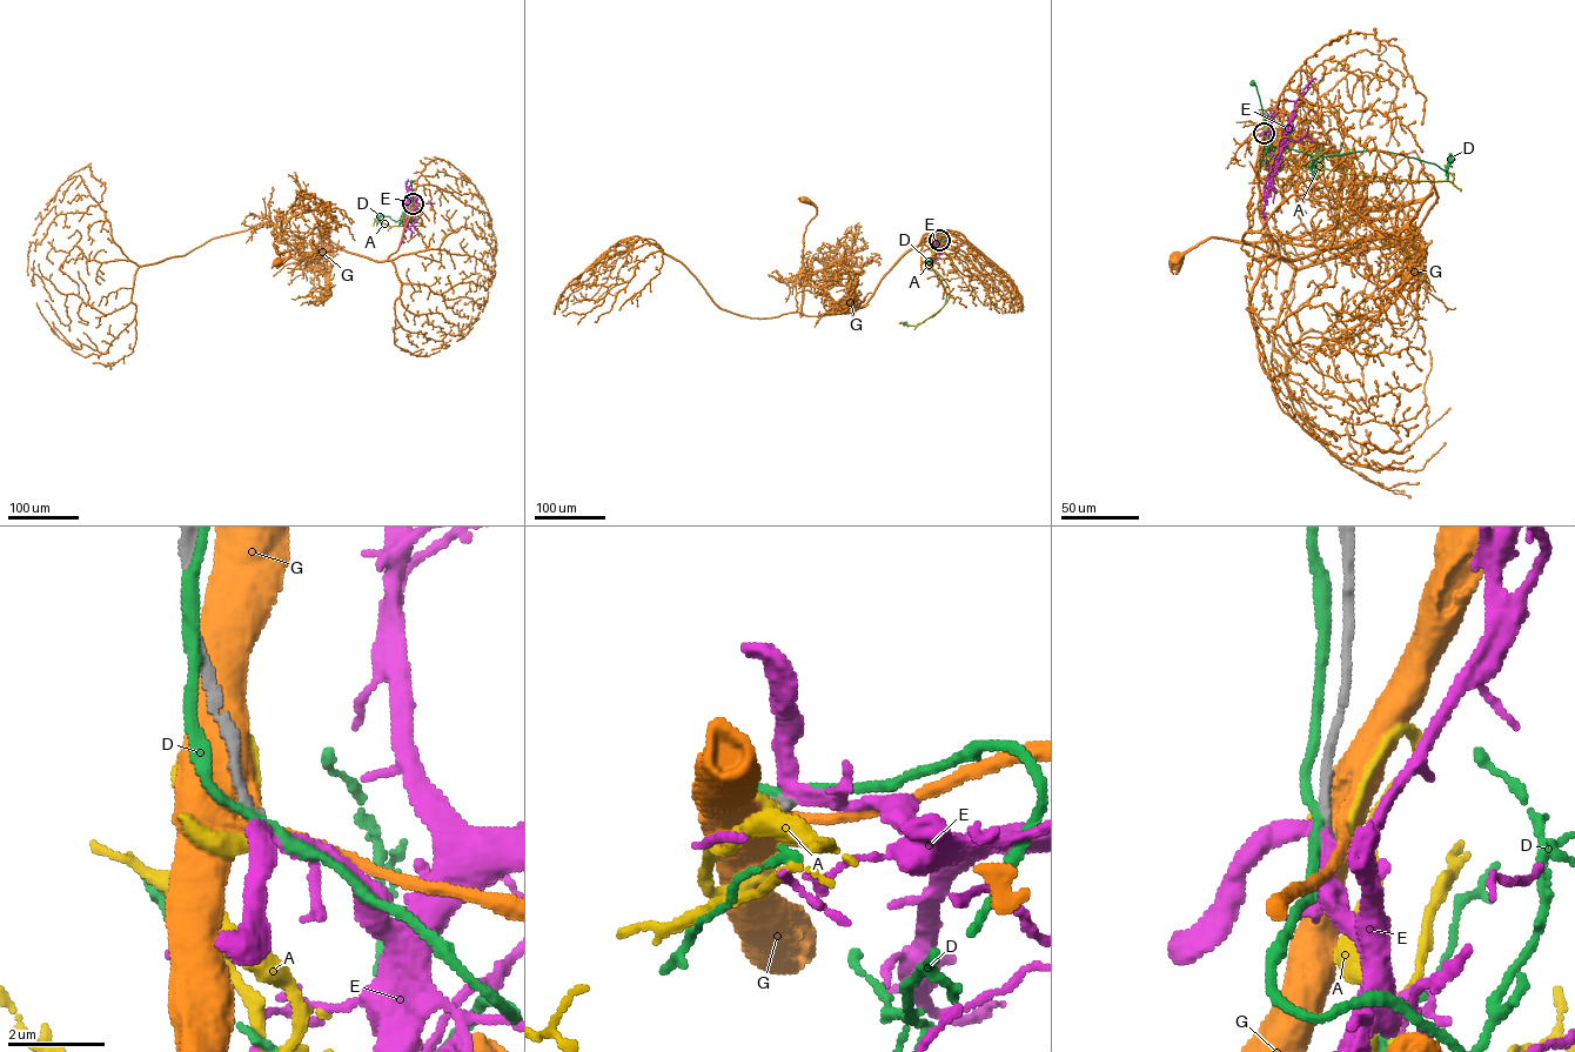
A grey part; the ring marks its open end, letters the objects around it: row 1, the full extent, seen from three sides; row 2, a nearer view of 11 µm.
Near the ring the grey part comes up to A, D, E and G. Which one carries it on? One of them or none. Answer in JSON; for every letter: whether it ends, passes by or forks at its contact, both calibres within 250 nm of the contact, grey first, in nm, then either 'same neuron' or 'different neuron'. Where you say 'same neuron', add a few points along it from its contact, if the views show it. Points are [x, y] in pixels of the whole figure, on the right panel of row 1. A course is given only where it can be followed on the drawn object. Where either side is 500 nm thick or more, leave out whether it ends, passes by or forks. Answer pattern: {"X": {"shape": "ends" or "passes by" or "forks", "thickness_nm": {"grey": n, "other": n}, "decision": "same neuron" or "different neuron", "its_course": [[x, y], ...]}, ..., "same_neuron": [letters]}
{"A": {"shape": "passes by", "thickness_nm": {"grey": 240, "other": 280}, "decision": "different neuron"}, "D": {"shape": "passes by", "thickness_nm": {"grey": 280, "other": 170}, "decision": "different neuron"}, "E": {"shape": "passes by", "thickness_nm": {"grey": 260, "other": 320}, "decision": "different neuron"}, "G": {"thickness_nm": {"grey": 280, "other": 500}, "decision": "different neuron"}, "same_neuron": []}

